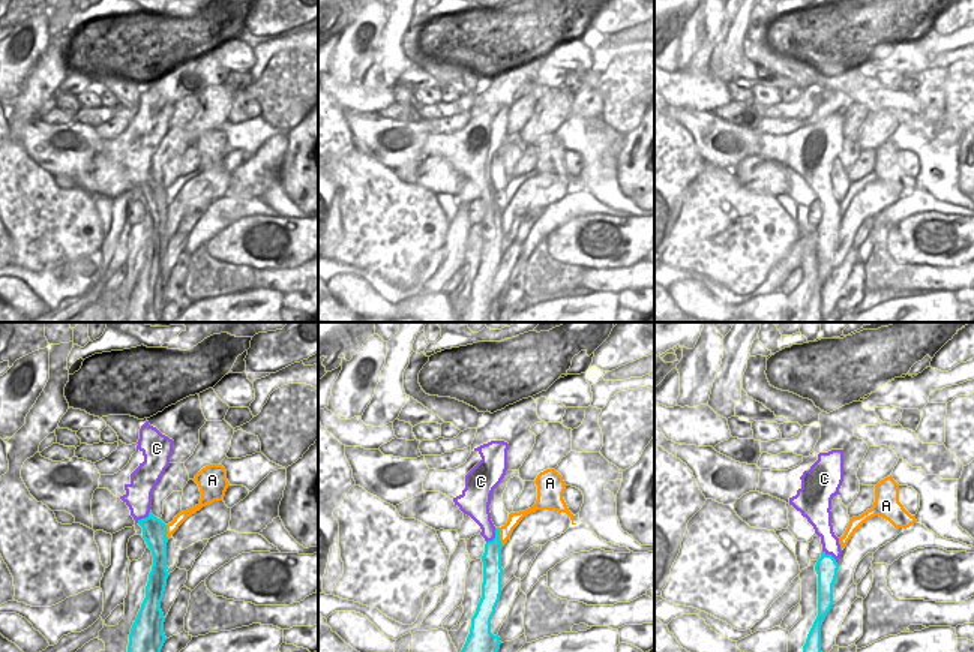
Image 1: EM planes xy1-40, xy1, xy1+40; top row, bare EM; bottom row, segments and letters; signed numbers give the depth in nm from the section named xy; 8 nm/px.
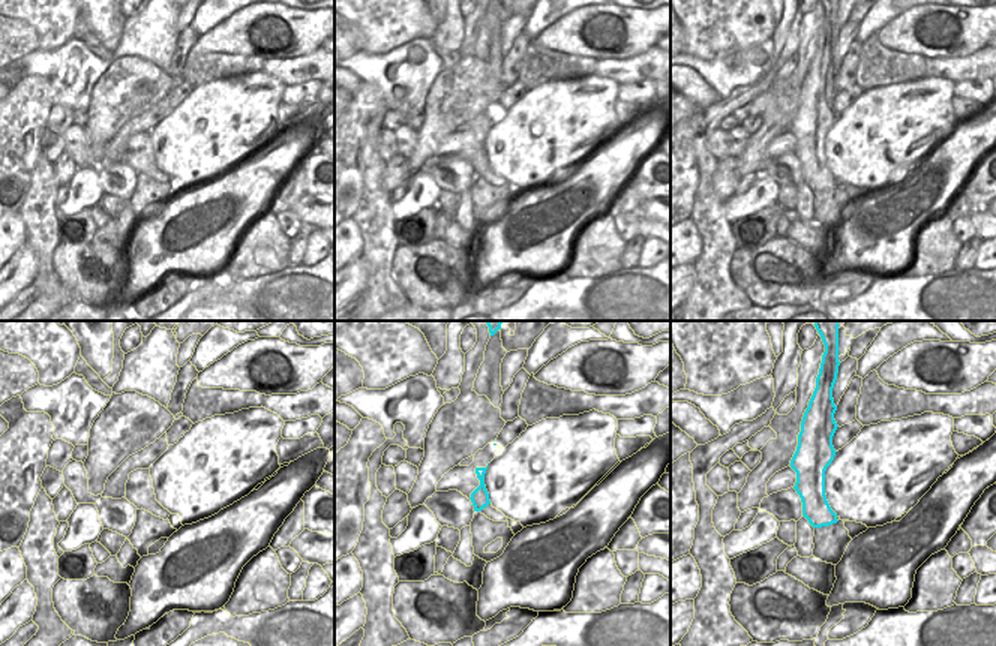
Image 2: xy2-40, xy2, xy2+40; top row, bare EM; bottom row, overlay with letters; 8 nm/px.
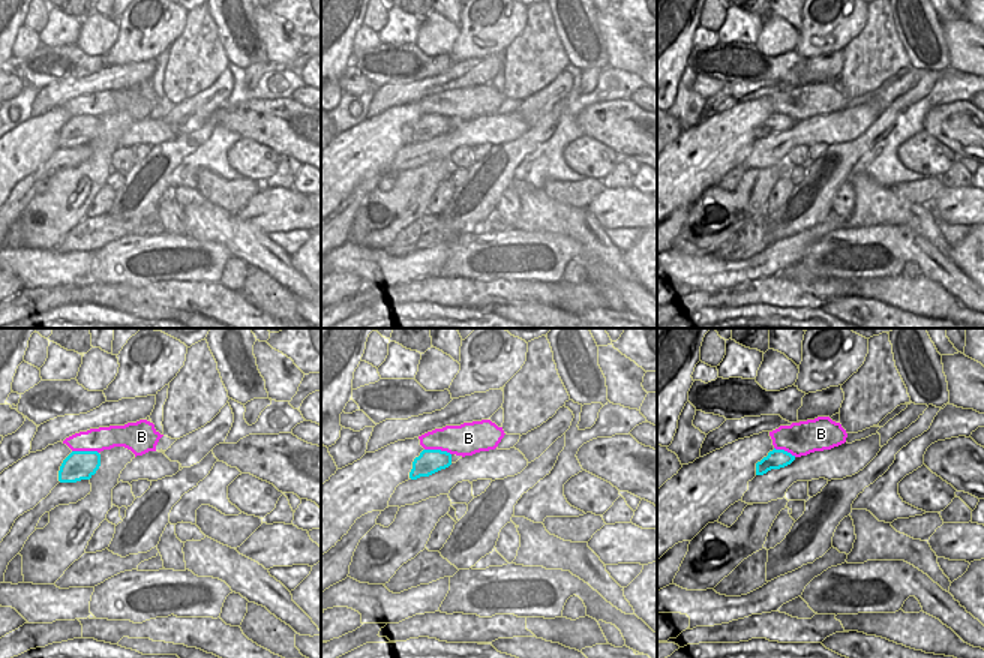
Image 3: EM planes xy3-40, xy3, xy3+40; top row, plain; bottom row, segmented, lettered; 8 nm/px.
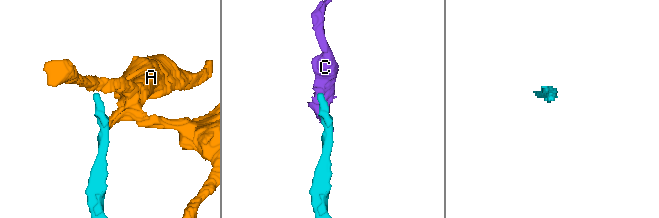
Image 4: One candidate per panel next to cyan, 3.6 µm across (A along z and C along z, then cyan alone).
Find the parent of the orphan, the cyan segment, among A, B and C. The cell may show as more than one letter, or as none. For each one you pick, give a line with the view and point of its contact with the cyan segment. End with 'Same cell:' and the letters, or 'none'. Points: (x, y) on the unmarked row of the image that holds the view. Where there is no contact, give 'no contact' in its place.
C: meets cyan in xy1+40 at (832, 221)
Same cell: C

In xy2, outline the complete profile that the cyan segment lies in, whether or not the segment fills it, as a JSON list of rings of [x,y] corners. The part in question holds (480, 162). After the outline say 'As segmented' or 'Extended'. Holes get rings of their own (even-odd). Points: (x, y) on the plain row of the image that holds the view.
[[[476,132],[477,142],[480,144],[480,150],[471,157],[471,166],[474,169],[474,175],[482,175],[484,171],[490,168],[489,157],[484,150],[484,138],[486,132]]]. As segmented

